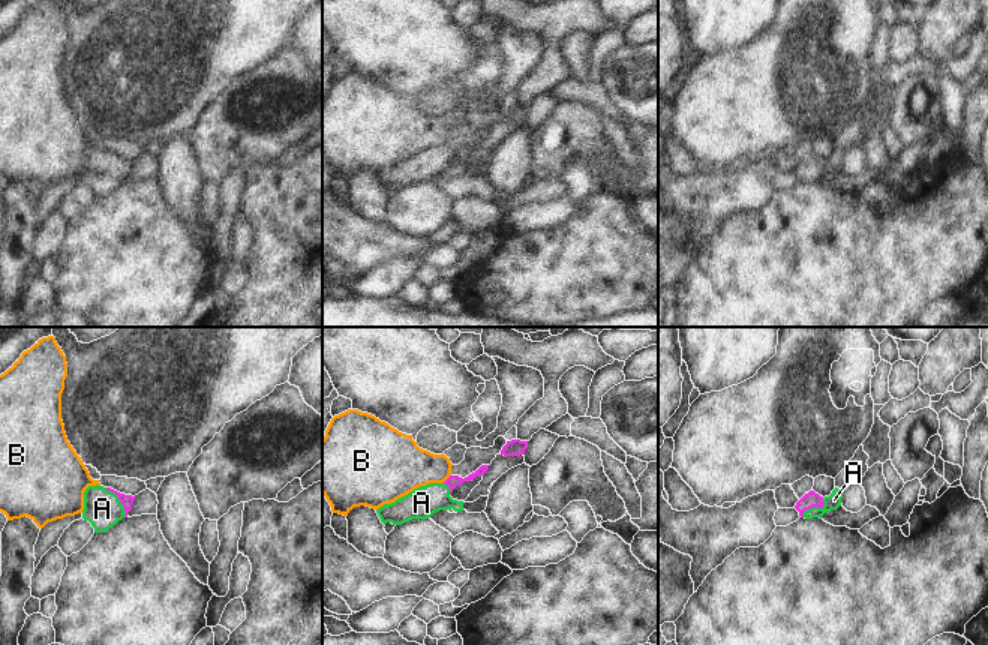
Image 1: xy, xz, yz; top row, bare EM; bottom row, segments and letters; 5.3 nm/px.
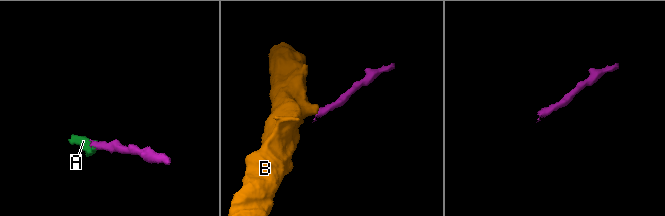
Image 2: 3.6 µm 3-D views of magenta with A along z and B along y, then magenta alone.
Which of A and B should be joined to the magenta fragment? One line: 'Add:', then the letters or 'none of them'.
Add: A

